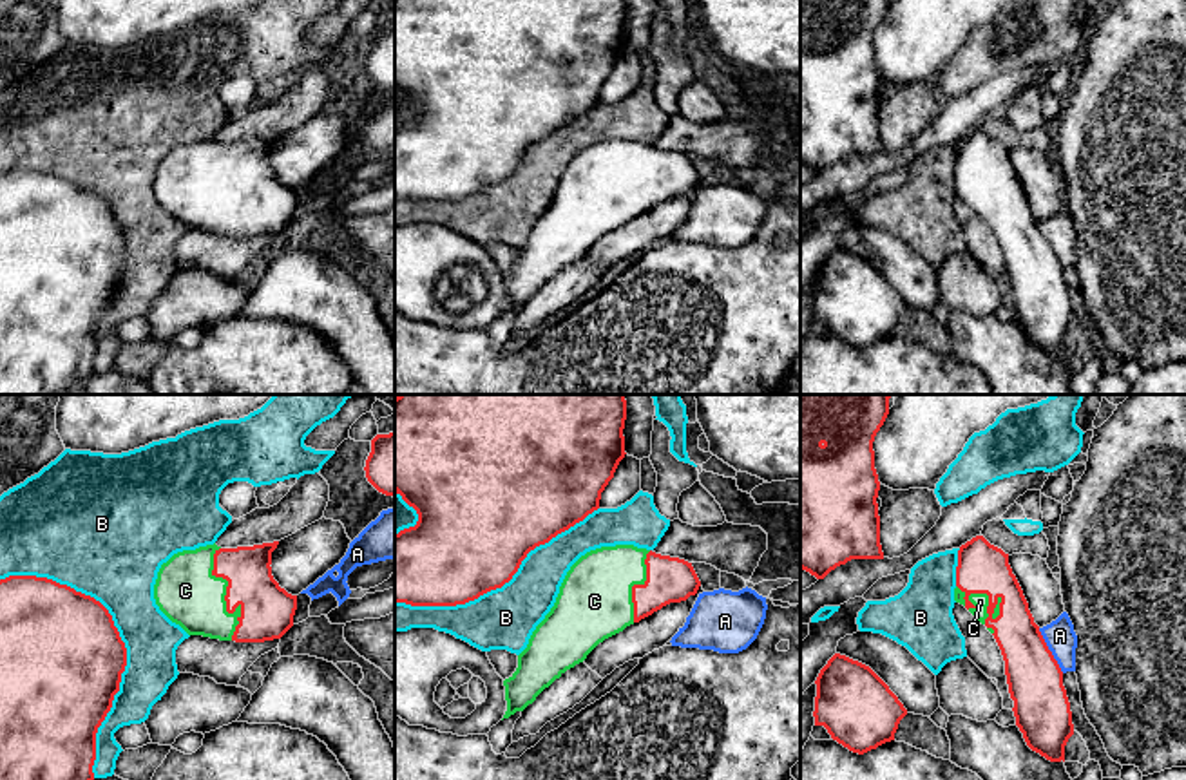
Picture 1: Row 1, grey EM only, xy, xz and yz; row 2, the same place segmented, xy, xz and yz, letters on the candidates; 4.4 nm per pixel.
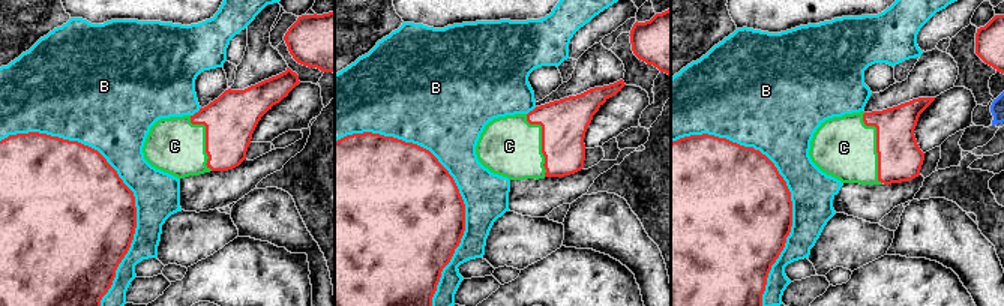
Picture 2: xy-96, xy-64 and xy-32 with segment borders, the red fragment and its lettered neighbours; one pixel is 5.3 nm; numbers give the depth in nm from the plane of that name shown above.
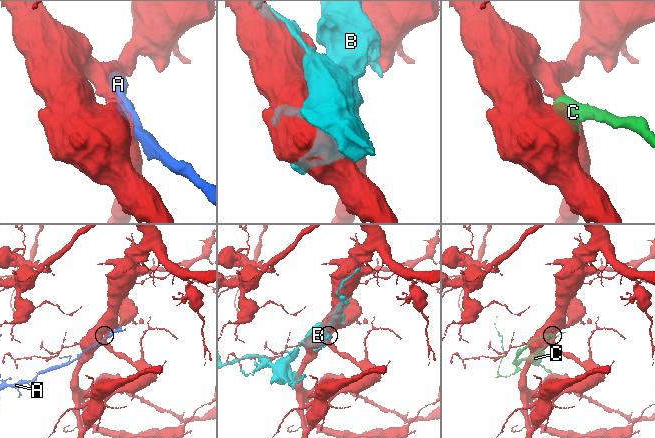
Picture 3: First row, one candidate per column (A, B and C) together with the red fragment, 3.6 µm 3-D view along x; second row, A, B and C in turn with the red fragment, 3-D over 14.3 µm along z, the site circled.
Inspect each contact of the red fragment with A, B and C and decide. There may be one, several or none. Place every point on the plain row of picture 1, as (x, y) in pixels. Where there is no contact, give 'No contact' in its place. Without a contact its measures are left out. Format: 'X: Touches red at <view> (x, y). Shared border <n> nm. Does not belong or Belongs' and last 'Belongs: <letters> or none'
A: Touches red at yz (1049, 245). Shared border 240 nm. Does not belong
B: Touches red at xy (122, 236). Shared border 1000 nm. Does not belong
C: Touches red at yz (987, 189). Shared border 240 nm. Belongs
Belongs: C

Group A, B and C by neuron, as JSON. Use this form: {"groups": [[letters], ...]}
{"groups": [["A"], ["B"], ["C"]]}

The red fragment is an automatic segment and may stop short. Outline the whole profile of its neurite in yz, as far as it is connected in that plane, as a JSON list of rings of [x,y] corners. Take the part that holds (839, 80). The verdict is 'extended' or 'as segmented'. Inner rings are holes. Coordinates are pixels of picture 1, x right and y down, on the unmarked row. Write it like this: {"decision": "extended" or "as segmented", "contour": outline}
{"decision": "as segmented", "contour": [[[800,0],[800,163],[824,174],[851,154],[884,154],[873,36],[889,0]]]}

